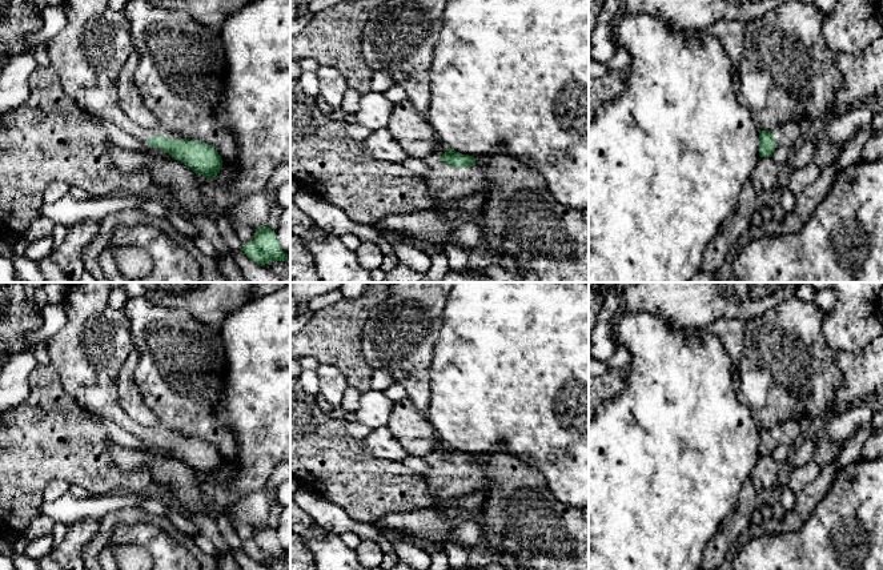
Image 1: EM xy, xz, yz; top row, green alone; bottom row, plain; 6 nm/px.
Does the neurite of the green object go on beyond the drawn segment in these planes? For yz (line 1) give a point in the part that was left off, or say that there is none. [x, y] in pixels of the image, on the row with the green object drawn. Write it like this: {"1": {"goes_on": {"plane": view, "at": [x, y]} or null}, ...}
{"1": {"goes_on": {"plane": "yz", "at": [791, 133]}}}

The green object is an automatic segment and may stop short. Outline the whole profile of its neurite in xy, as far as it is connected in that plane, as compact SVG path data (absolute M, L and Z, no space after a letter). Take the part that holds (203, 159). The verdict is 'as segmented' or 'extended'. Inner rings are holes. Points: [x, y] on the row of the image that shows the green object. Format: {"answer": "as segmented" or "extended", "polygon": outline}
{"answer": "extended", "polygon": "M64 0L67 24L48 41L49 65L56 71L61 88L87 113L108 120L132 137L145 141L147 145L169 153L172 158L184 162L196 174L214 178L222 169L222 158L212 145L181 139L162 125L154 129L144 129L120 108L116 80L125 60L135 52L135 45L125 15L123 11L111 9L108 1Z"}

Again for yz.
{"answer": "extended", "polygon": "M788 121L772 131L759 132L759 156L771 157L775 148L784 145L792 148L804 139L807 128L799 123Z"}

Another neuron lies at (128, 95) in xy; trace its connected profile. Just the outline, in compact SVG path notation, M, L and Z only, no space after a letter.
M136 52L131 53L117 76L116 89L119 104L135 124L144 129L154 129L160 125L158 120L144 104L135 83L137 63L139 55Z

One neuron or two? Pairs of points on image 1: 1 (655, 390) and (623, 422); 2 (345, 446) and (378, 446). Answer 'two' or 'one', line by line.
1: one
2: two

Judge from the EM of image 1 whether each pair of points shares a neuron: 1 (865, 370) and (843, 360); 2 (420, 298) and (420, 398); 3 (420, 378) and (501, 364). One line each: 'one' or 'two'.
1: one
2: one
3: two

